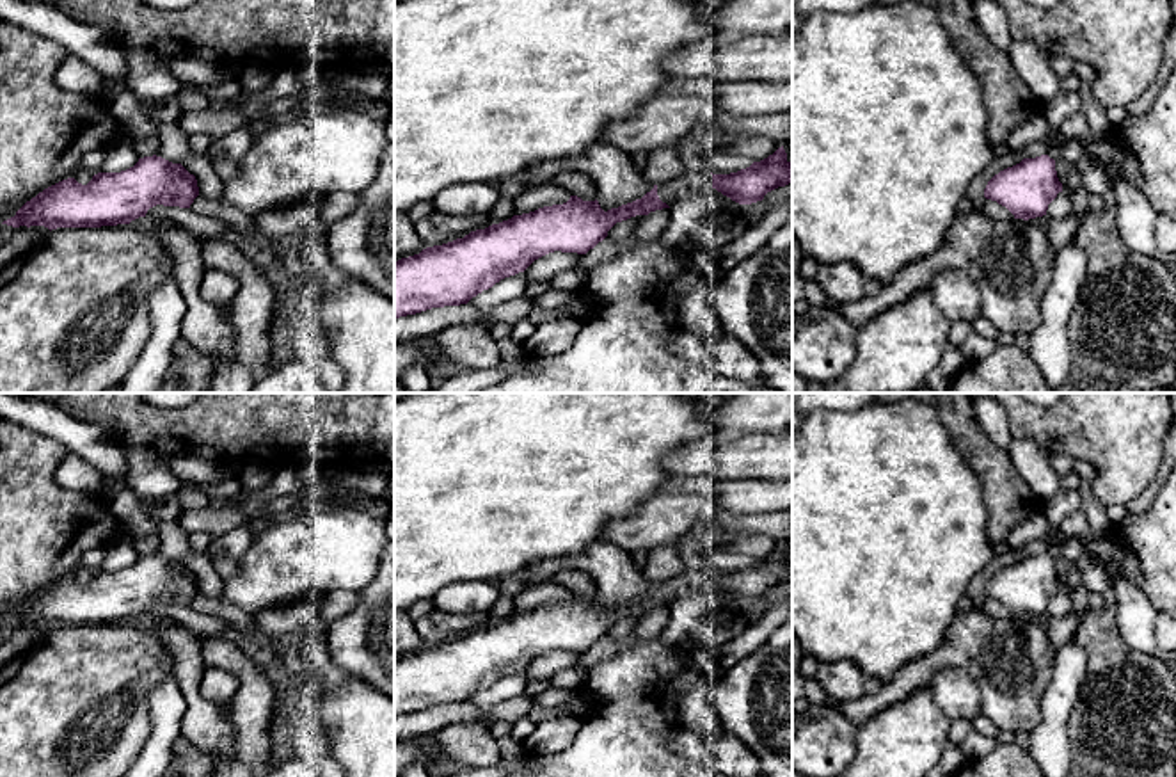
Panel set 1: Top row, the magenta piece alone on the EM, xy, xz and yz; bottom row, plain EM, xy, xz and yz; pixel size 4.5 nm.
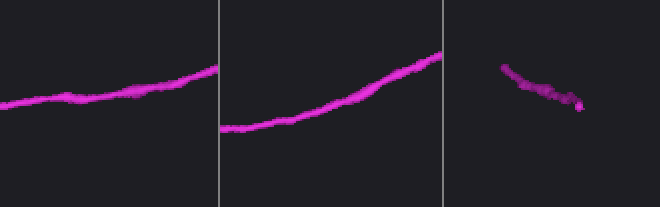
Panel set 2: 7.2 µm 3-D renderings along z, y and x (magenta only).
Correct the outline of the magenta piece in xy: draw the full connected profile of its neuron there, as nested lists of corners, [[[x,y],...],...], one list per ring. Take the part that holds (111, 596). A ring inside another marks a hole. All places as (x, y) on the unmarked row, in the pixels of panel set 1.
[[[144,555],[121,571],[98,571],[87,583],[78,581],[75,576],[62,578],[36,596],[27,599],[14,615],[2,622],[20,624],[44,624],[50,629],[57,626],[101,626],[130,622],[139,615],[146,615],[147,608],[163,605],[190,606],[199,594],[197,578],[181,562],[172,562],[162,555]]]

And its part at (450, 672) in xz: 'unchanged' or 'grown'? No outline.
unchanged

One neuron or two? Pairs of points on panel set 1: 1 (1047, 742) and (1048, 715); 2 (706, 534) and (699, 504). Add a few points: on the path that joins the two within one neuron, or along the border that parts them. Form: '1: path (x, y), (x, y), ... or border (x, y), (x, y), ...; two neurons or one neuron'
1: path (1048, 735), (1048, 722); one neuron
2: border (722, 511), (715, 518), (691, 527), (675, 543); two neurons

